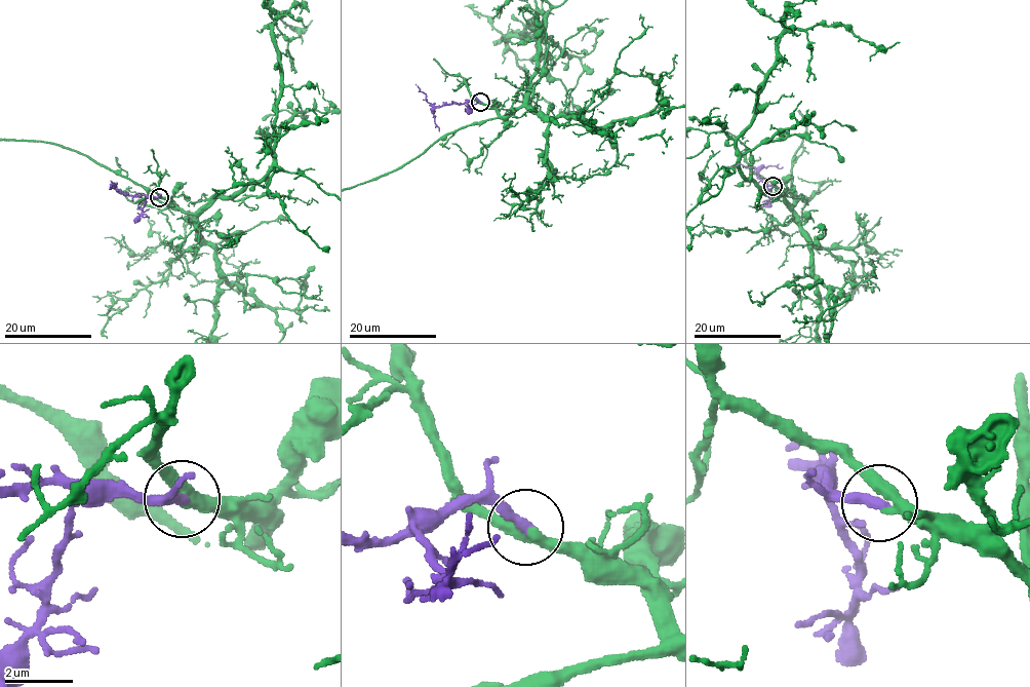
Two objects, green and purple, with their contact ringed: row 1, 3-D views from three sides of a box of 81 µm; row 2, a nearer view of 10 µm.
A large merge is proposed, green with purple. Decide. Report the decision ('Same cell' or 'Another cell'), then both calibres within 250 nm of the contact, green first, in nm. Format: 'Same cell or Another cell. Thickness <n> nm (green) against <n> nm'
Same cell. Thickness 240 nm (green) against 320 nm

